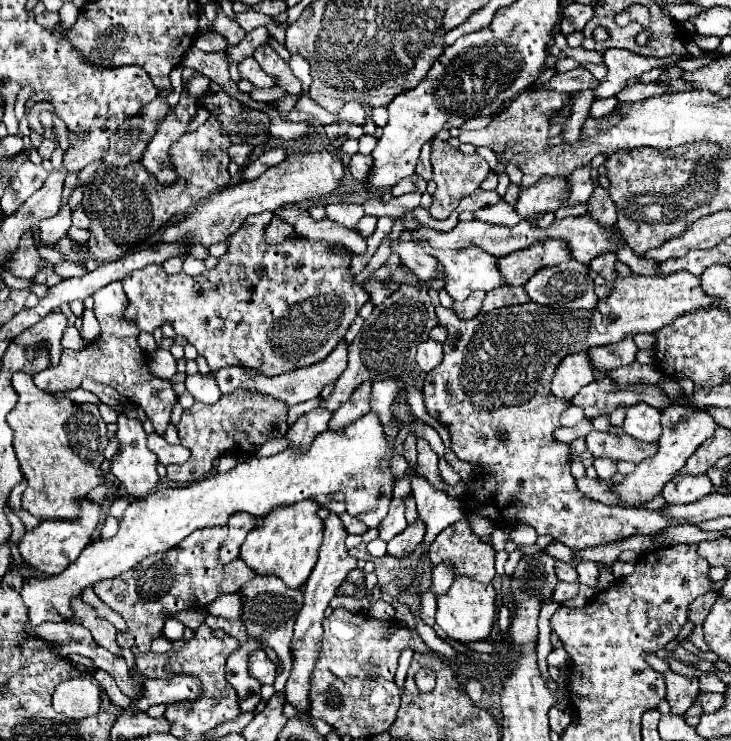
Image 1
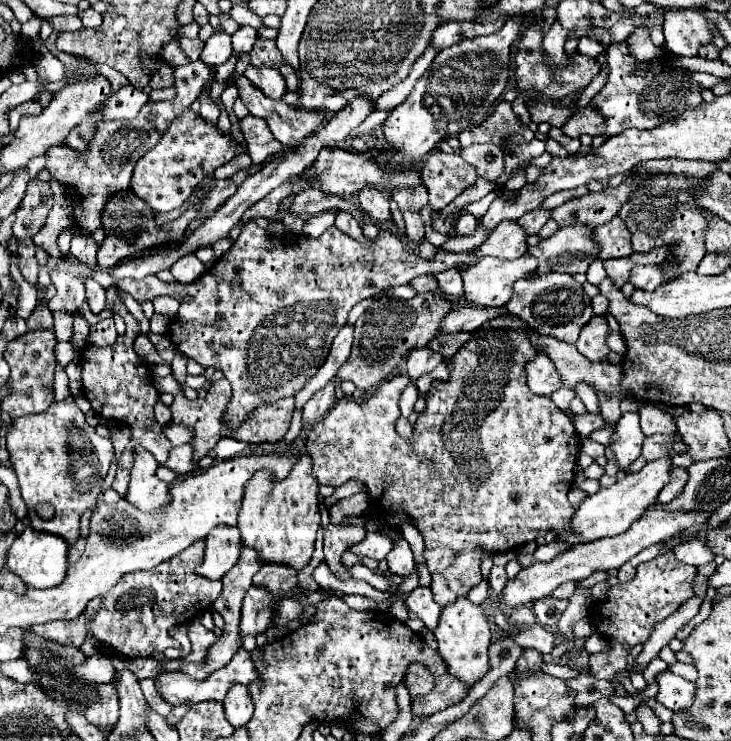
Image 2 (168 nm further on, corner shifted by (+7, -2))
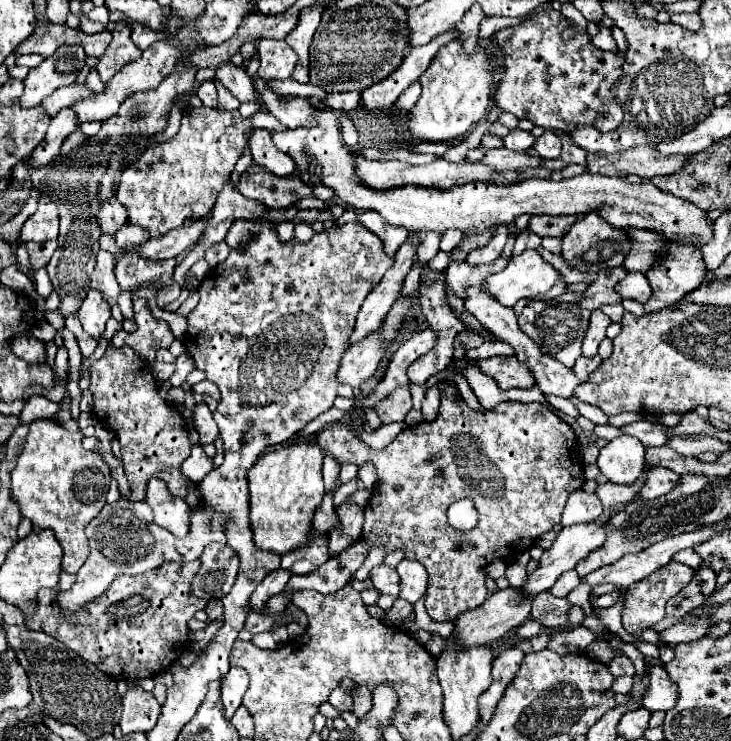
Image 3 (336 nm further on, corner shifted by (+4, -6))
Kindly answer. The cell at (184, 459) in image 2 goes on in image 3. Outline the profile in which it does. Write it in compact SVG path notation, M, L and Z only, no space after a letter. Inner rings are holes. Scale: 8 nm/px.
M194 445L190 457L182 463L182 473L194 483L200 483L214 469L214 461L204 453L202 445Z

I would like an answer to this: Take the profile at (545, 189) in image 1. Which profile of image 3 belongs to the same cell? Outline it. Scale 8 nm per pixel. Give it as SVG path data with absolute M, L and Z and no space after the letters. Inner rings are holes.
M498 257L494 263L488 263L488 265L478 265L478 267L472 267L468 265L466 261L462 263L452 263L446 271L446 281L444 281L444 287L450 289L456 297L464 299L466 297L466 289L468 287L478 287L478 289L484 289L484 277L496 273L496 271L502 271L506 265L508 265L510 259L502 259Z

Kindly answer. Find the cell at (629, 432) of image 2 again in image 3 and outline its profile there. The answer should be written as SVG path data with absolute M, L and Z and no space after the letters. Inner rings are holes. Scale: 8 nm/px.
M620 435L600 449L596 465L610 483L632 485L646 465L644 445L636 437Z

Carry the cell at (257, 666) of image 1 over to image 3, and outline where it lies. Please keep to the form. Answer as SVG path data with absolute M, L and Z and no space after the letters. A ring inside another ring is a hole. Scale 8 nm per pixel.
M232 667L226 679L222 679L222 703L227 720L230 720L236 709L240 707L246 687L248 687L248 673L240 667Z

